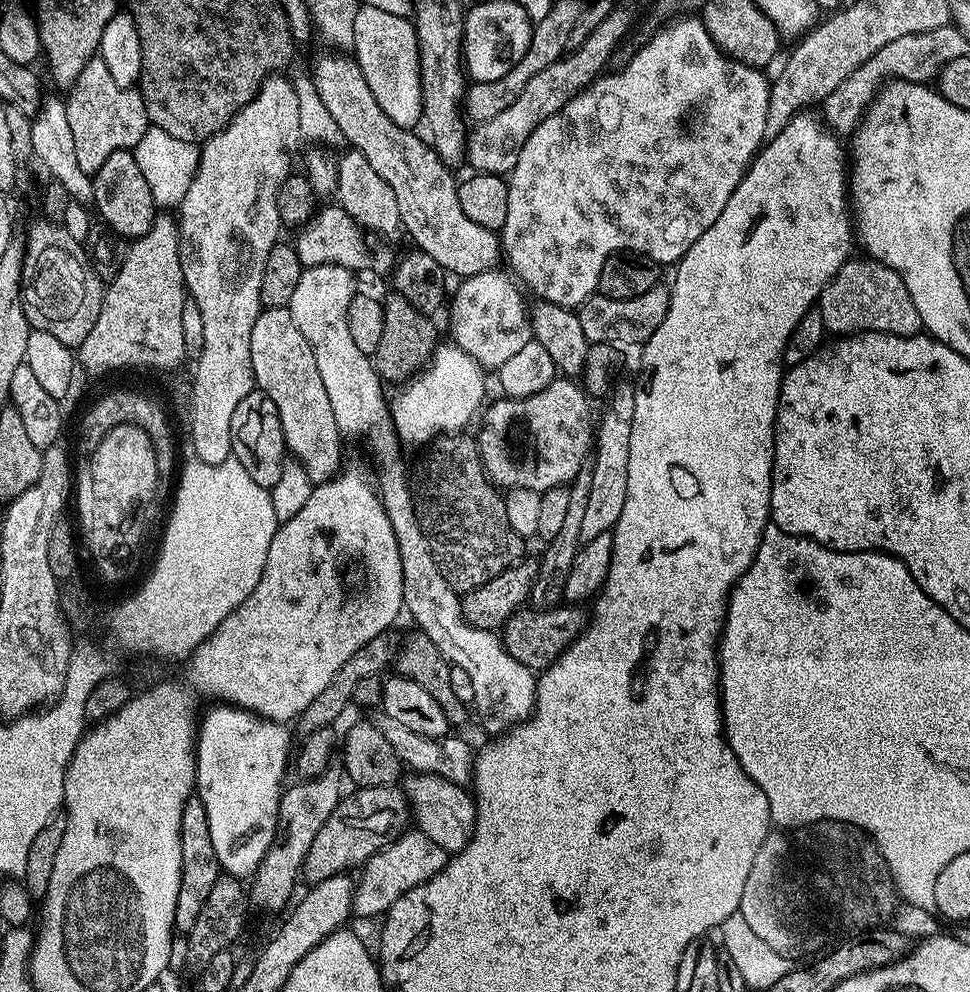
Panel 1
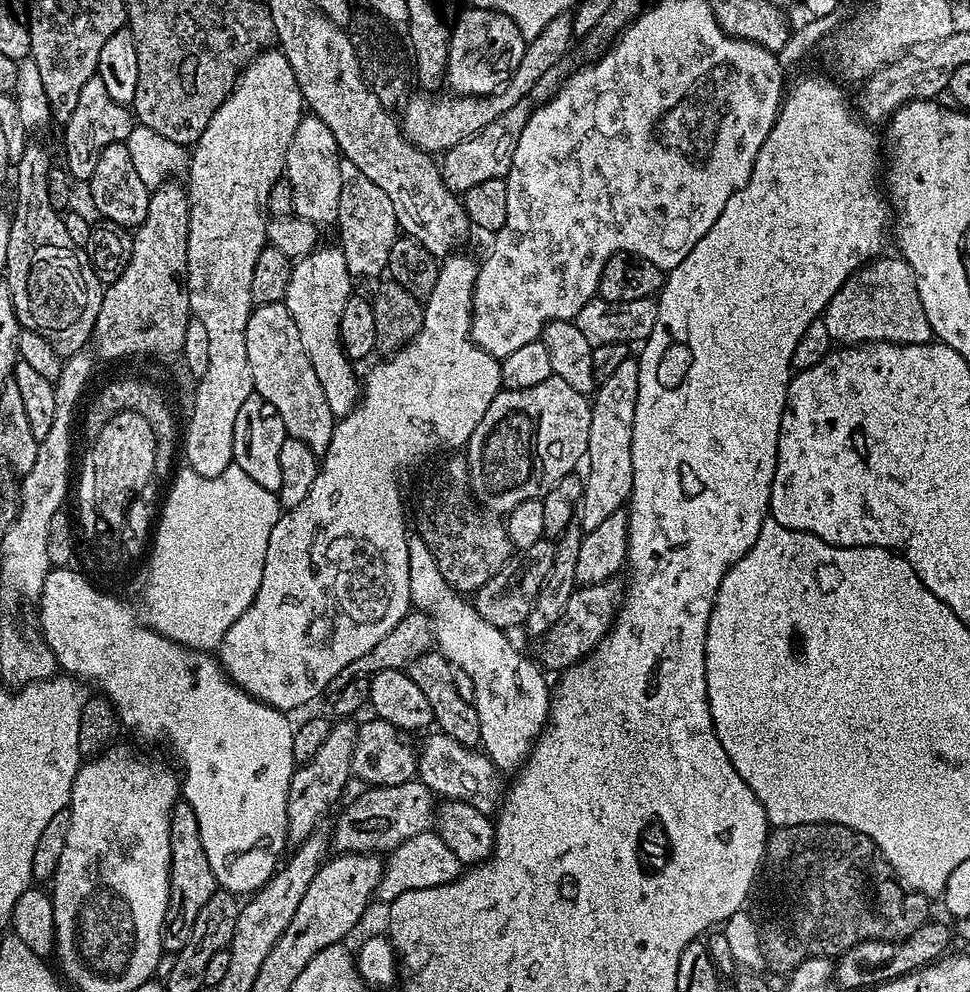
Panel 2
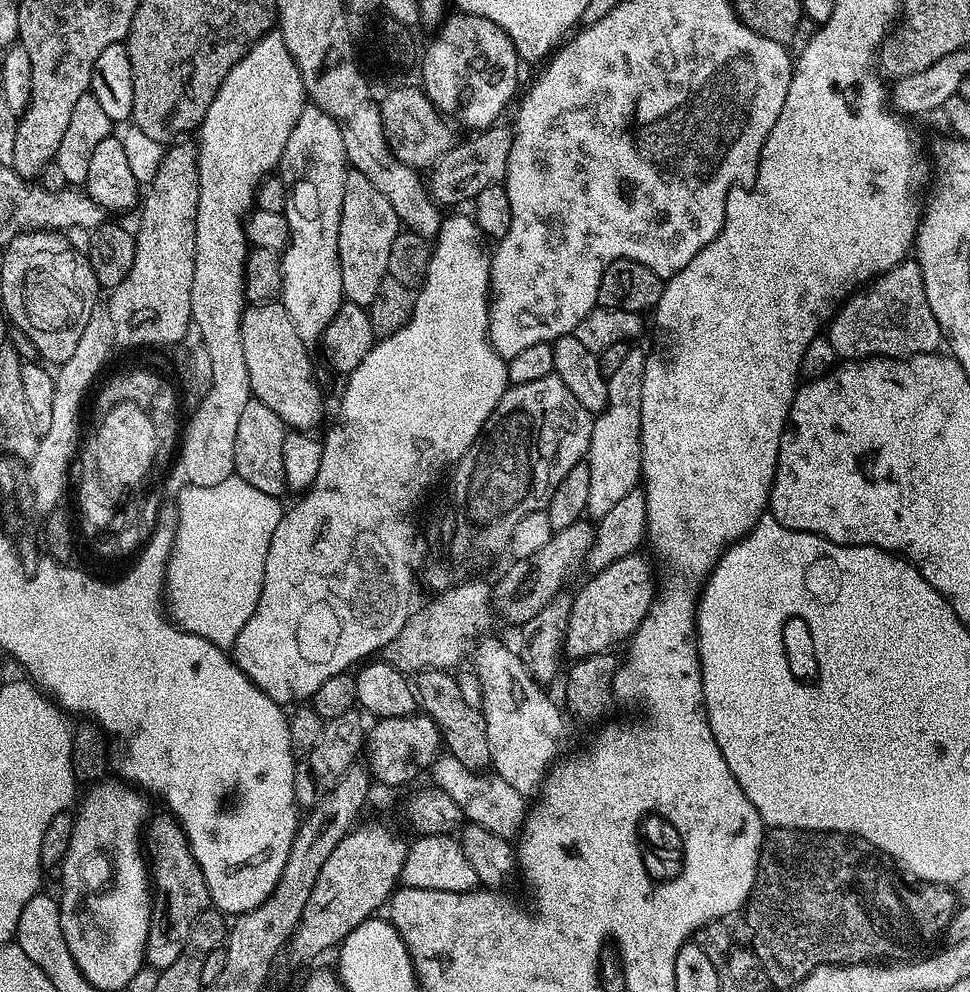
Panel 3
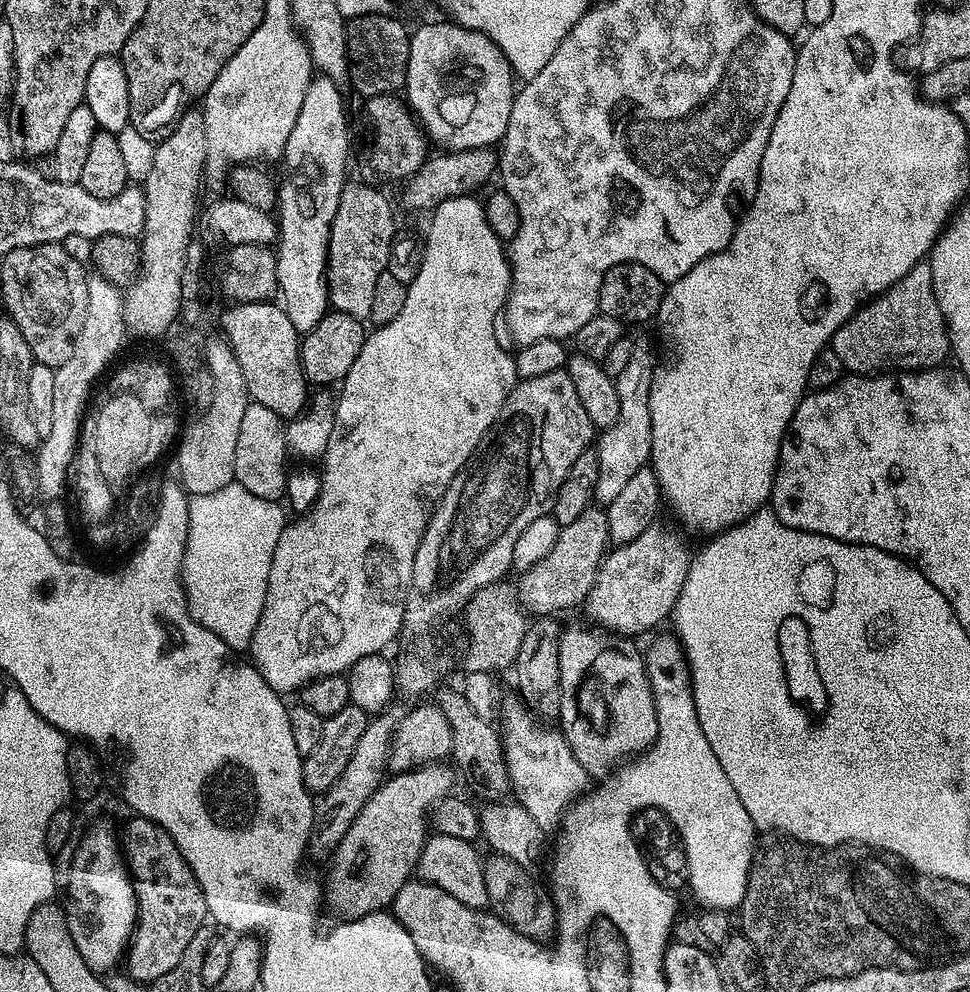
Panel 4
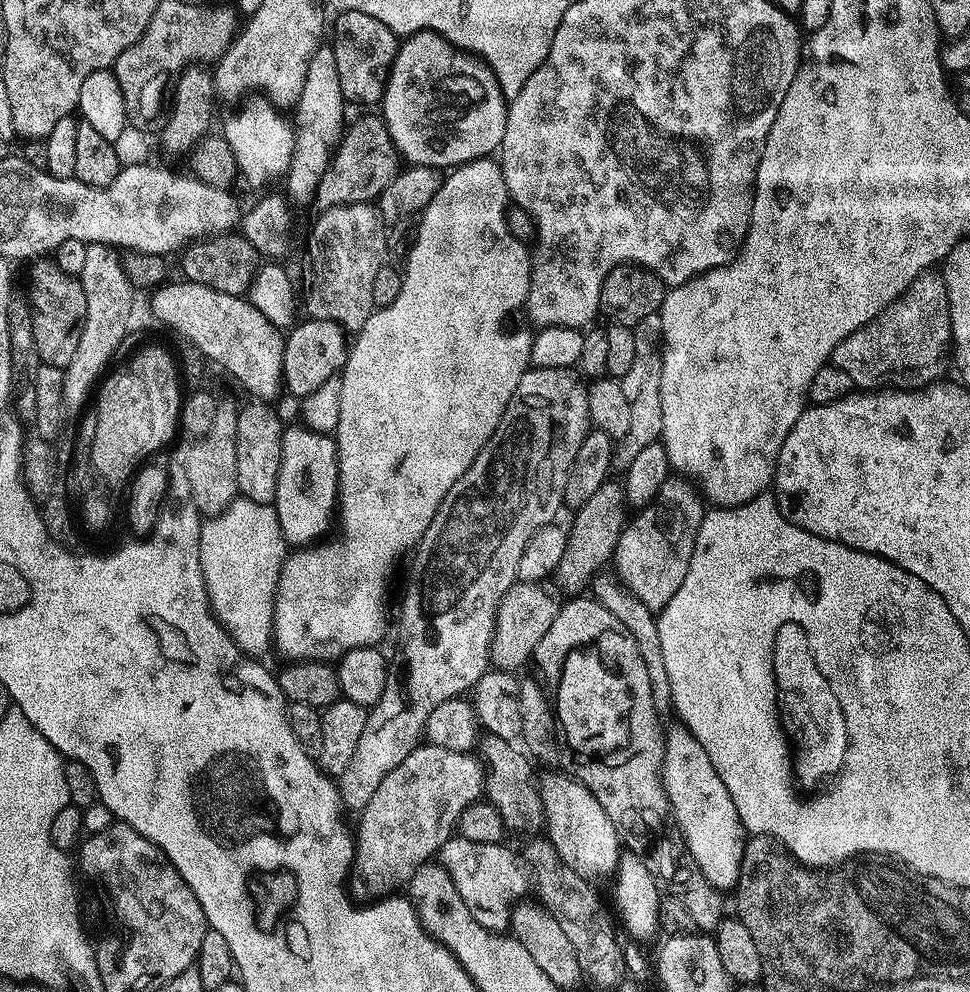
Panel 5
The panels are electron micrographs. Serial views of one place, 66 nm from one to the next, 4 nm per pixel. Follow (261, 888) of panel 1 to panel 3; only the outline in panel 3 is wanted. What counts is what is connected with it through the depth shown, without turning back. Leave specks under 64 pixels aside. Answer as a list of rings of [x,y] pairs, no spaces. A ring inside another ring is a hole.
[[[356,710],[338,714],[338,718],[325,723],[322,738],[318,738],[318,746],[299,757],[294,774],[294,794],[301,809],[310,810],[318,801],[326,799],[330,790],[338,786],[349,766],[361,759],[366,744],[366,723],[363,719],[365,717]]]

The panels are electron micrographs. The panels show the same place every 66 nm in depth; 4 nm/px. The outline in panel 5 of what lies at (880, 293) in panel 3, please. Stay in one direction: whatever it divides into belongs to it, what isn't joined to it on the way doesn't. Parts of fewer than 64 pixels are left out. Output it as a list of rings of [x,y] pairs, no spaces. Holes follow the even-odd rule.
[[[939,271],[920,272],[894,302],[890,302],[866,326],[854,330],[832,351],[831,363],[850,374],[860,390],[885,386],[907,386],[915,390],[925,382],[936,382],[944,372],[944,359],[952,348],[950,306],[944,277]]]

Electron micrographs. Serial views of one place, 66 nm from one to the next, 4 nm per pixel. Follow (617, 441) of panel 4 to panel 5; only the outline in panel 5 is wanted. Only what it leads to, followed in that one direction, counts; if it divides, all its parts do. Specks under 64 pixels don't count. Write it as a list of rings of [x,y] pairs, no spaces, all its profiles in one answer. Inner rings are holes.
[[[660,313],[650,314],[650,318],[642,318],[636,327],[632,329],[634,334],[634,363],[630,370],[620,380],[622,394],[626,394],[626,402],[630,404],[630,428],[626,434],[618,440],[614,448],[614,464],[617,469],[627,470],[630,462],[646,450],[646,446],[657,443],[660,439],[662,428],[662,400],[660,398],[660,383],[662,382],[661,340],[664,335]]]

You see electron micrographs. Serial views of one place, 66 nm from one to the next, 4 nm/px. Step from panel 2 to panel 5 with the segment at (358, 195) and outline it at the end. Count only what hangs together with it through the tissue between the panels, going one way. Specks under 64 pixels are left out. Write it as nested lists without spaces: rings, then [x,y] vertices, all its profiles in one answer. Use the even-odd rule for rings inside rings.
[[[375,203],[325,207],[312,232],[311,315],[340,325],[345,333],[359,333],[374,311],[374,278],[386,266],[388,236]]]

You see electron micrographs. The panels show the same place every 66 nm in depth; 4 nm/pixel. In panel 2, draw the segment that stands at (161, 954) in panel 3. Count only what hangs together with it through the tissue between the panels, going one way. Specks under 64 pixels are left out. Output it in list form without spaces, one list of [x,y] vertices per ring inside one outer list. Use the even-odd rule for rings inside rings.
[[[184,799],[176,801],[170,822],[170,898],[162,930],[162,942],[165,953],[175,954],[190,942],[190,930],[201,912],[202,906],[210,902],[210,898],[218,891],[214,878],[214,870],[210,870],[210,862],[206,858],[206,850],[202,850],[202,834],[198,834],[198,818],[194,818],[194,810]]]

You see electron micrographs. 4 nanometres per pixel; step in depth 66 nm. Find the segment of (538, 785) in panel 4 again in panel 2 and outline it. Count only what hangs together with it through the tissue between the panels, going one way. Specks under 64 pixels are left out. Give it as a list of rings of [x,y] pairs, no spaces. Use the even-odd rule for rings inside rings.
[[[418,534],[409,535],[408,549],[410,550],[410,598],[412,608],[417,612],[424,612],[432,623],[432,635],[438,651],[452,663],[453,668],[465,672],[474,682],[474,698],[472,703],[478,710],[478,726],[480,727],[479,747],[485,756],[489,756],[501,773],[515,773],[523,765],[531,752],[536,739],[540,737],[548,723],[548,709],[550,707],[550,684],[544,681],[545,673],[535,659],[527,660],[518,649],[512,645],[507,631],[490,626],[486,618],[477,614],[475,607],[468,604],[463,595],[449,586],[446,578],[438,571],[438,562],[434,554],[422,542]]]

